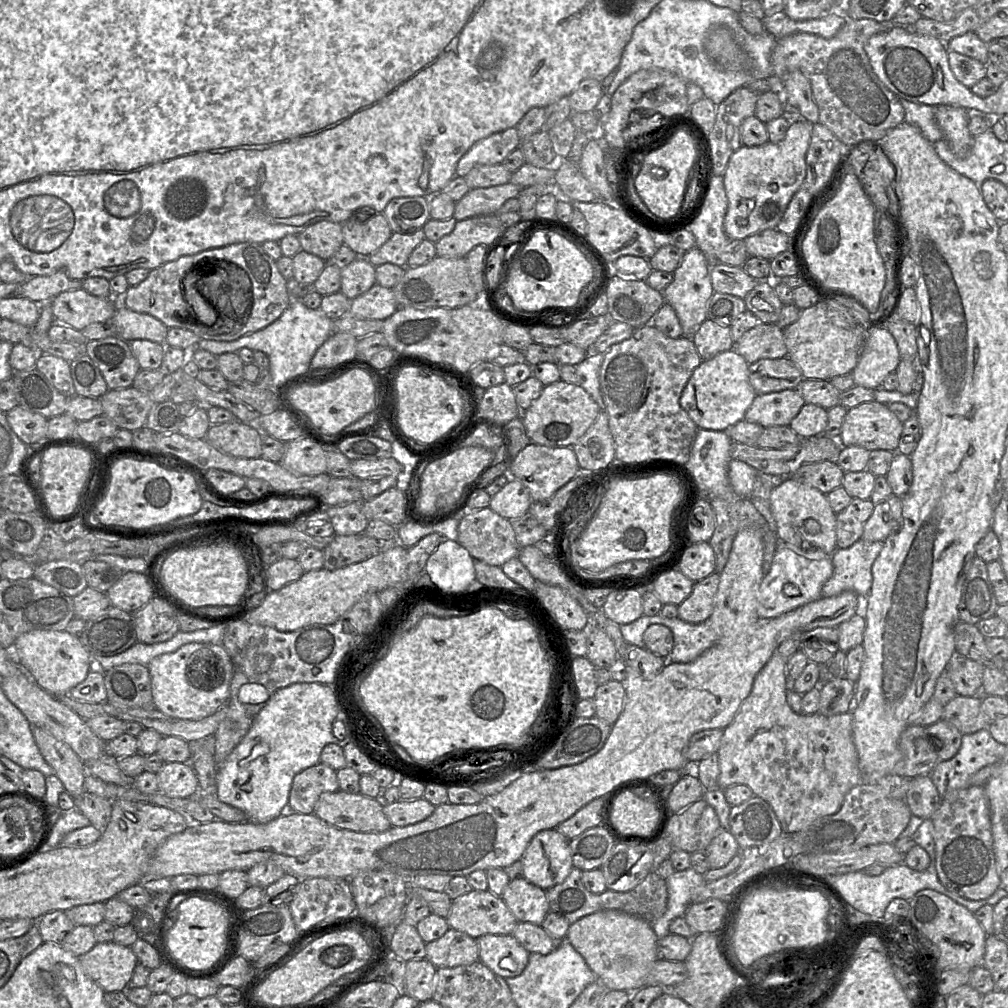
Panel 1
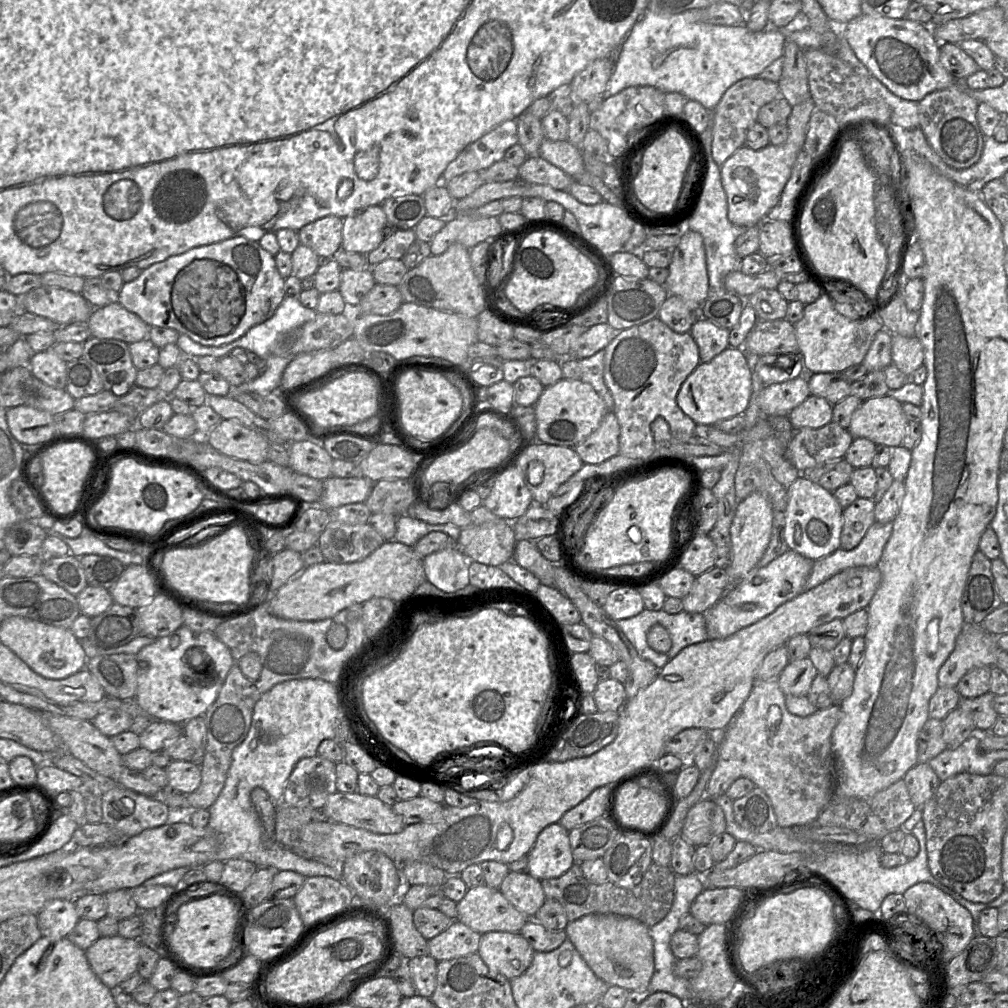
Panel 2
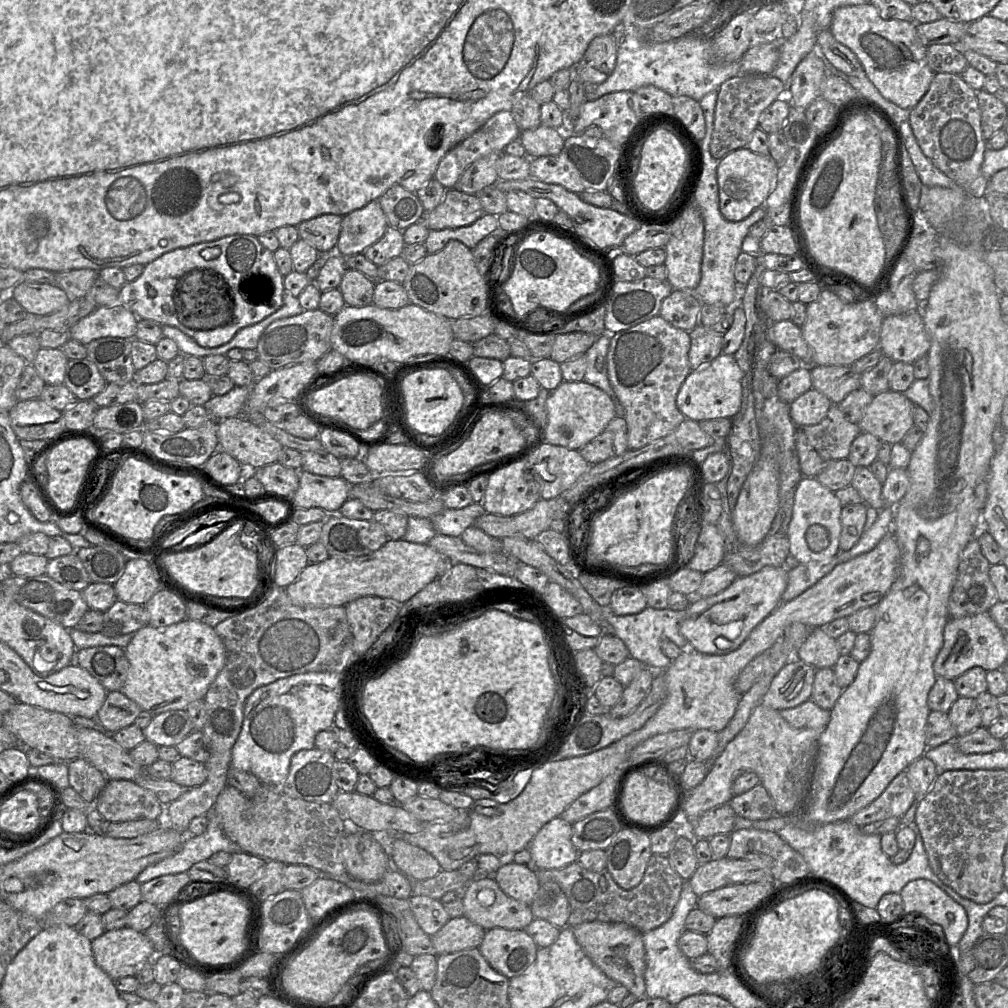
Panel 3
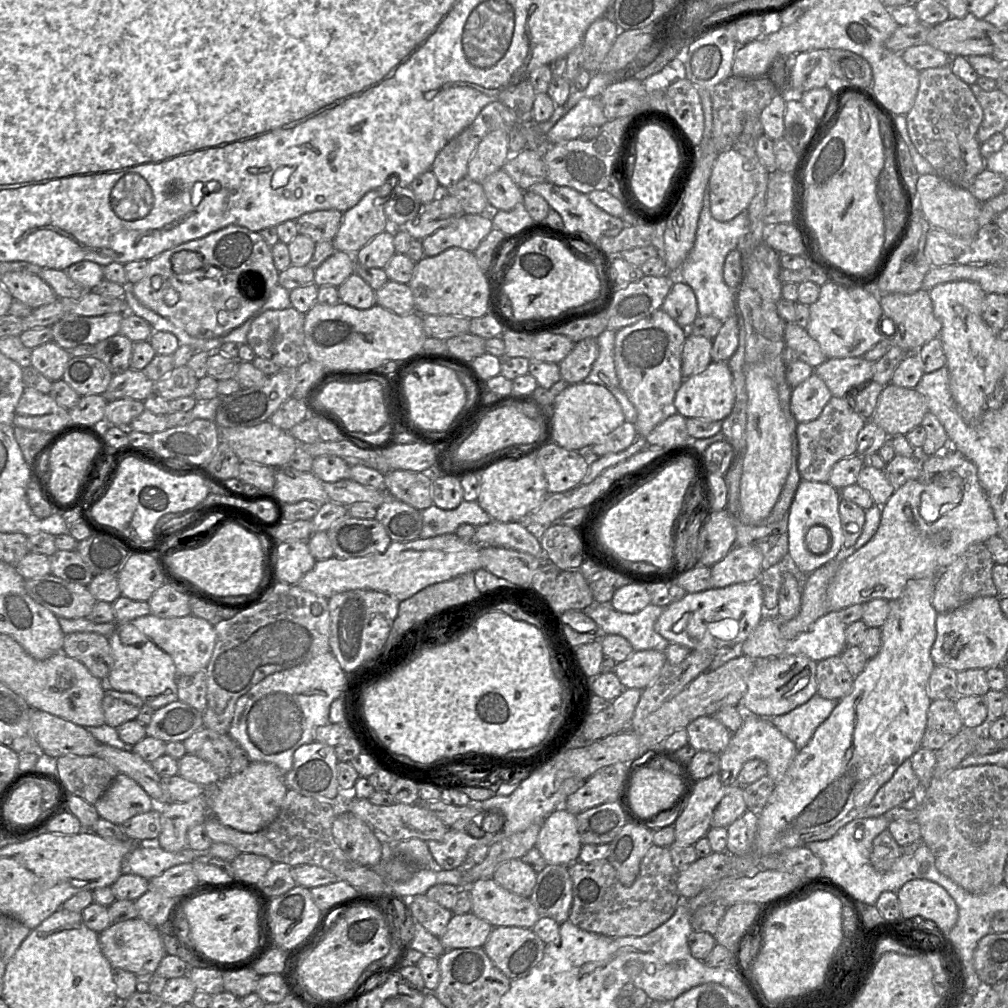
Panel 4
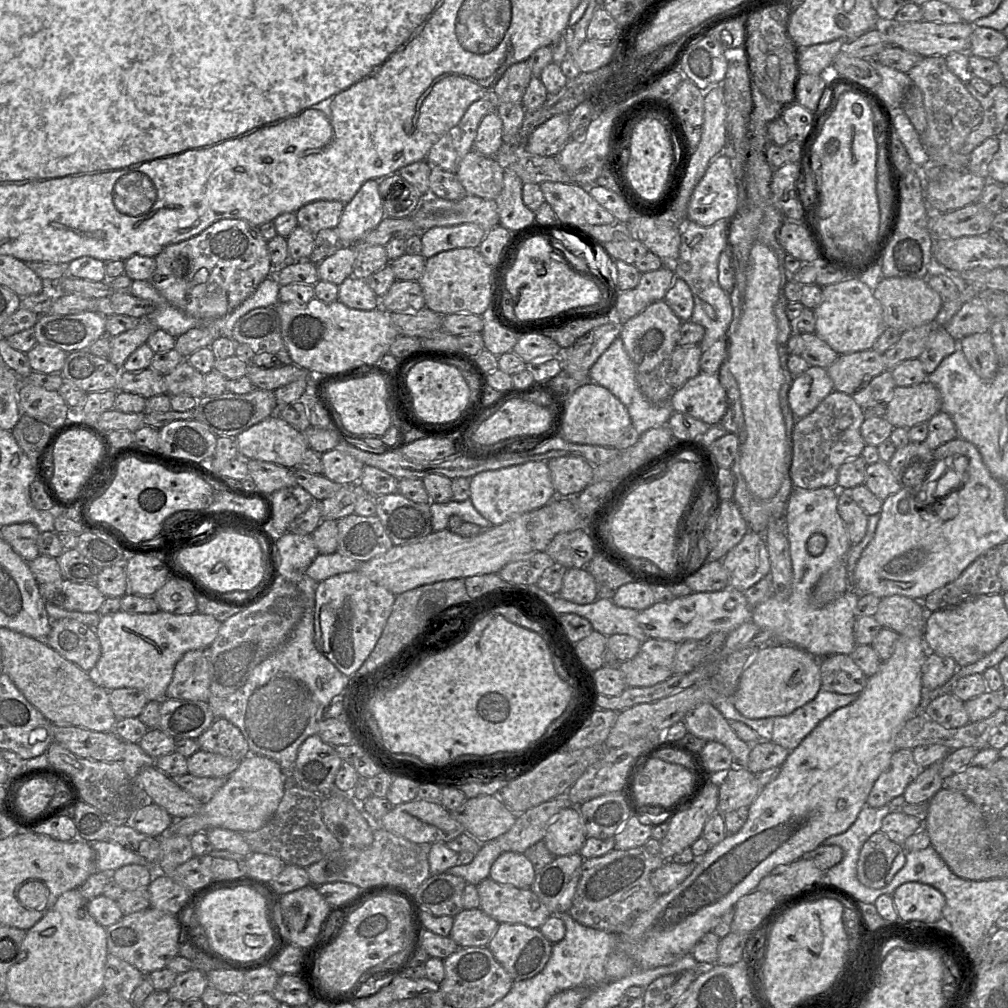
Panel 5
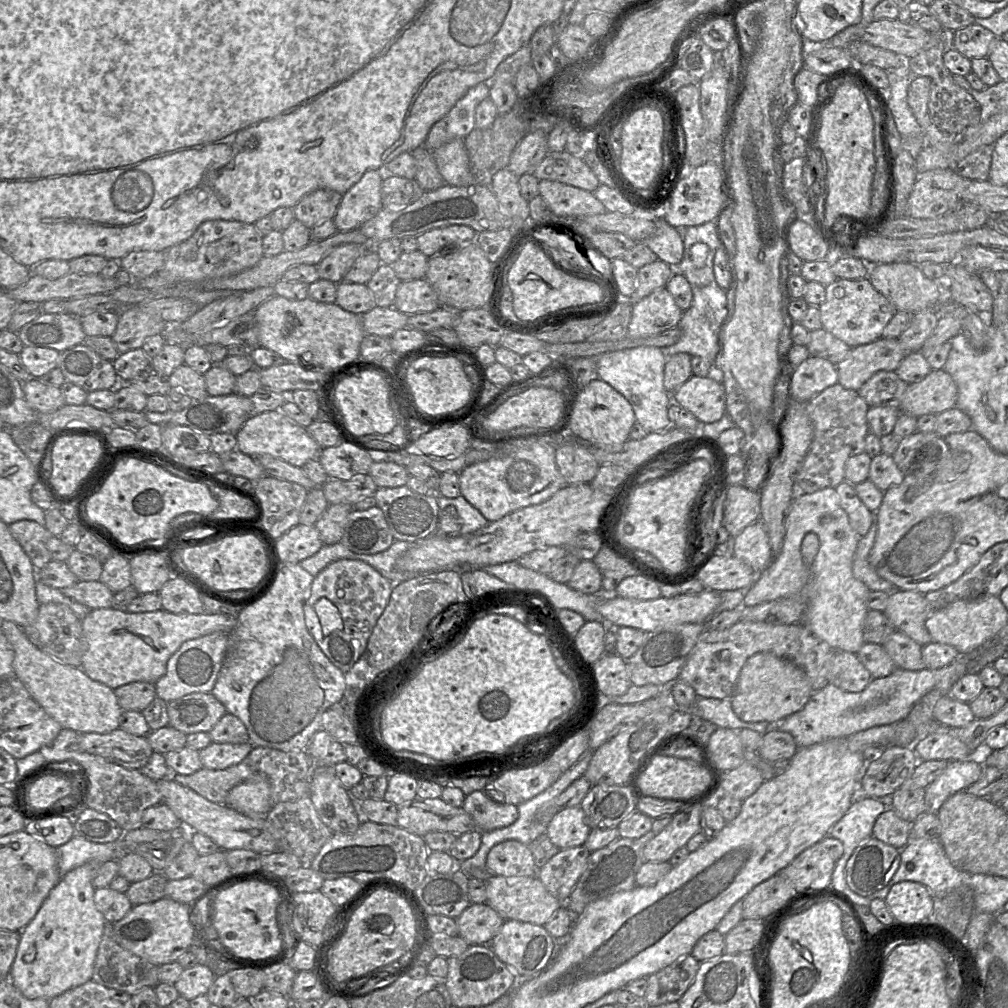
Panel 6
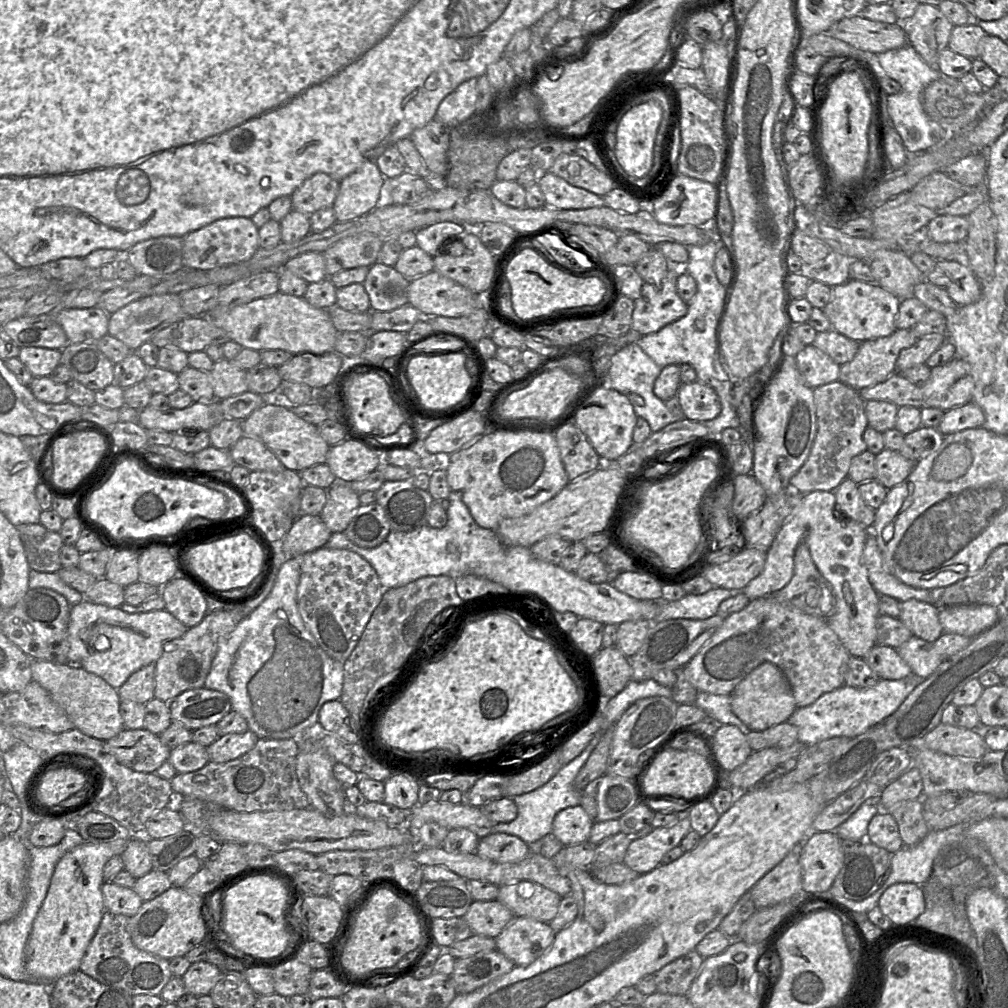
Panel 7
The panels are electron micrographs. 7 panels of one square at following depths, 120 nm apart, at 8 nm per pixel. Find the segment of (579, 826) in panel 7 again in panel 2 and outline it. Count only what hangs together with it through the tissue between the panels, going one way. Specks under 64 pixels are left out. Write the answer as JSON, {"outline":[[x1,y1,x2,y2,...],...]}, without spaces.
{"outline":[[559,822,545,827,528,853,527,872,539,879,557,878,574,864,569,831]]}

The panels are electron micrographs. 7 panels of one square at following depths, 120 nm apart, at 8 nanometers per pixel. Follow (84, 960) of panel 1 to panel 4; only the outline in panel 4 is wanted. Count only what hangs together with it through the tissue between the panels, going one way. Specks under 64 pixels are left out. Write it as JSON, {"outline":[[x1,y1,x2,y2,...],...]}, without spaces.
{"outline":[[137,917,118,923,112,923,99,933,101,950,113,969,122,969,135,975,154,974,166,955,160,929]]}

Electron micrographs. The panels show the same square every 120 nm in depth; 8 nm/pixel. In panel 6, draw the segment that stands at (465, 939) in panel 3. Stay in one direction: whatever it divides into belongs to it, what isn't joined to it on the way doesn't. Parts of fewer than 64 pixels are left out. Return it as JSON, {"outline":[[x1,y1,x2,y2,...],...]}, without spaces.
{"outline":[[471,903,456,919,458,935,470,945,489,945,504,921,488,903]]}

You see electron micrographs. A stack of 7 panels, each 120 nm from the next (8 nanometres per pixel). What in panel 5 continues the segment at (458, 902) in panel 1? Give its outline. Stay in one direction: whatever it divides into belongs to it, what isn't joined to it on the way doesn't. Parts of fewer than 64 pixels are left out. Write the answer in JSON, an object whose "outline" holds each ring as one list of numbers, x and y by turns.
{"outline":[[490,877,477,885,480,909,499,923,540,928,550,911,530,888,500,884]]}

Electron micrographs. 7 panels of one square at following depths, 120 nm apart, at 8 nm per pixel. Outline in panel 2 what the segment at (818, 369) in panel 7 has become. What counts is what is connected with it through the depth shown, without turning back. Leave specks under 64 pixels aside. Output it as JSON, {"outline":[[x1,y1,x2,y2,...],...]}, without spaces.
{"outline":[[810,395,789,414,793,429,818,429,832,421,833,405,825,398]]}

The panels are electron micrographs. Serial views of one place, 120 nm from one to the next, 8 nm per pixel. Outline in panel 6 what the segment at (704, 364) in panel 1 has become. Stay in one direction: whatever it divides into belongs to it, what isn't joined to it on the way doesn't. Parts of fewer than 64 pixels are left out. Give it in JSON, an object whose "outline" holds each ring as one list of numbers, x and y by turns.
{"outline":[[692,375,674,393,673,402,691,412,700,423,713,423,726,414,726,395,716,375]]}

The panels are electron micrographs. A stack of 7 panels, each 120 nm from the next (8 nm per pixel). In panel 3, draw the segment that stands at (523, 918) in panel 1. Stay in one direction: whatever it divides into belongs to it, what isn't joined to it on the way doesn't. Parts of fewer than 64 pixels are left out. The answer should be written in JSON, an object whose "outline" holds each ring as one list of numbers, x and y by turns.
{"outline":[[504,861,493,877,503,892,528,905,539,889,537,873,514,861]]}

